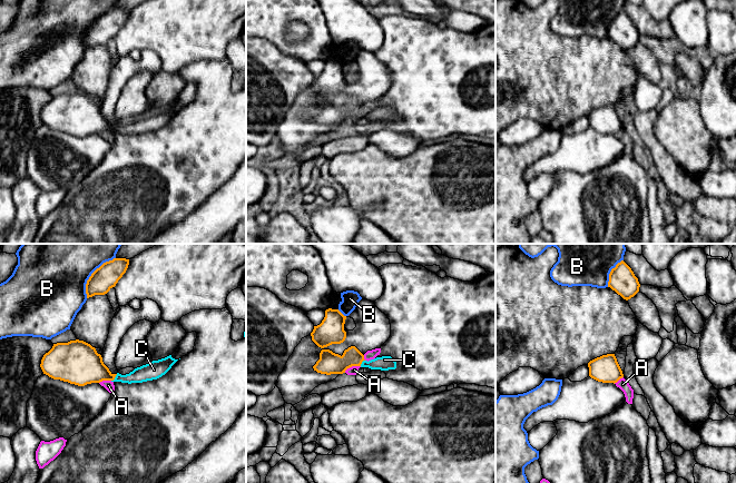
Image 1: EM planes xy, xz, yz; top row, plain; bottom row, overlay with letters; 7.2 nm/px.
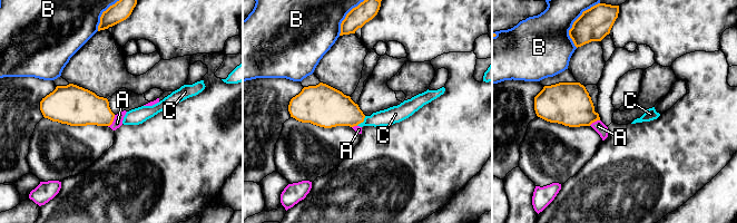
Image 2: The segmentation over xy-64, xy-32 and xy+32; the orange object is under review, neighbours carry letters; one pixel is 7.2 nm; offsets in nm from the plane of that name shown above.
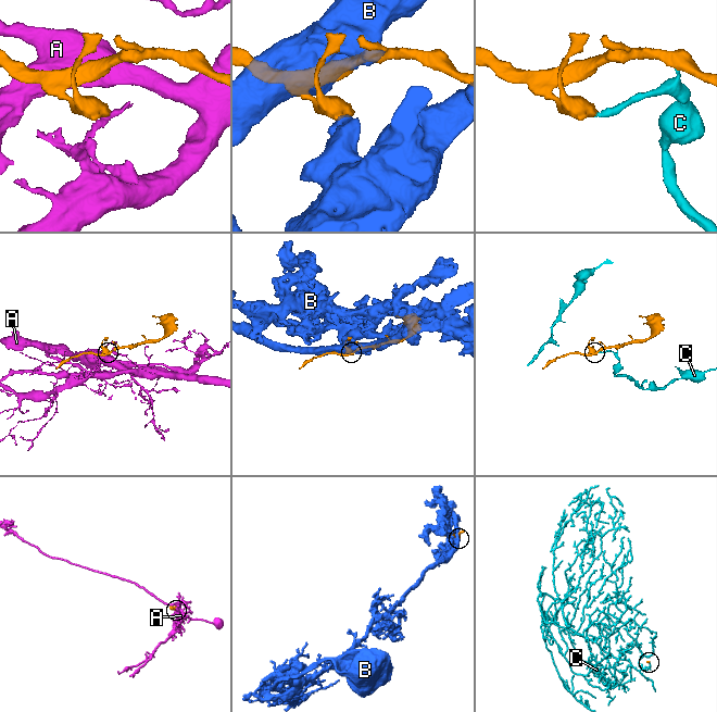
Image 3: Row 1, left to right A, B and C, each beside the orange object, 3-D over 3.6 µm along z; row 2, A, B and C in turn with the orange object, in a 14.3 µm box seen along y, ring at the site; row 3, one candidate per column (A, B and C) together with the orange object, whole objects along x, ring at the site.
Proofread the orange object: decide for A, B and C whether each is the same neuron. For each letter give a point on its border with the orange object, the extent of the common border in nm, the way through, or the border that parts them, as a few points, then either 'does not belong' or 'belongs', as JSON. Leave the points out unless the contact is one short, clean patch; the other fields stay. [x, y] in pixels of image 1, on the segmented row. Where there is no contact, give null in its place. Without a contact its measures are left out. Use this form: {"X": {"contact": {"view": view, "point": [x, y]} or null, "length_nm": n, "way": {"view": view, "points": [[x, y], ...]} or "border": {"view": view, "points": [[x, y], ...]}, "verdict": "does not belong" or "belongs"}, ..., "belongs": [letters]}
{"A": {"contact": {"view": "xz", "point": [352, 365]}, "length_nm": 130, "border": {"view": "xz", "points": [[360, 365], [353, 365], [344, 372]]}, "verdict": "does not belong"}, "B": {"contact": {"view": "xy", "point": [91, 274]}, "length_nm": 360, "verdict": "does not belong"}, "C": {"contact": {"view": "xy", "point": [115, 376]}, "length_nm": 70, "verdict": "belongs"}, "belongs": ["C"]}

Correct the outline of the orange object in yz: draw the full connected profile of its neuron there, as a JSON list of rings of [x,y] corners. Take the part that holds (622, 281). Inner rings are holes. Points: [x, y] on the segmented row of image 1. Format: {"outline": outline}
{"outline": [[[621,260],[611,269],[608,287],[615,290],[624,299],[628,300],[639,292],[640,284],[631,268]]]}

